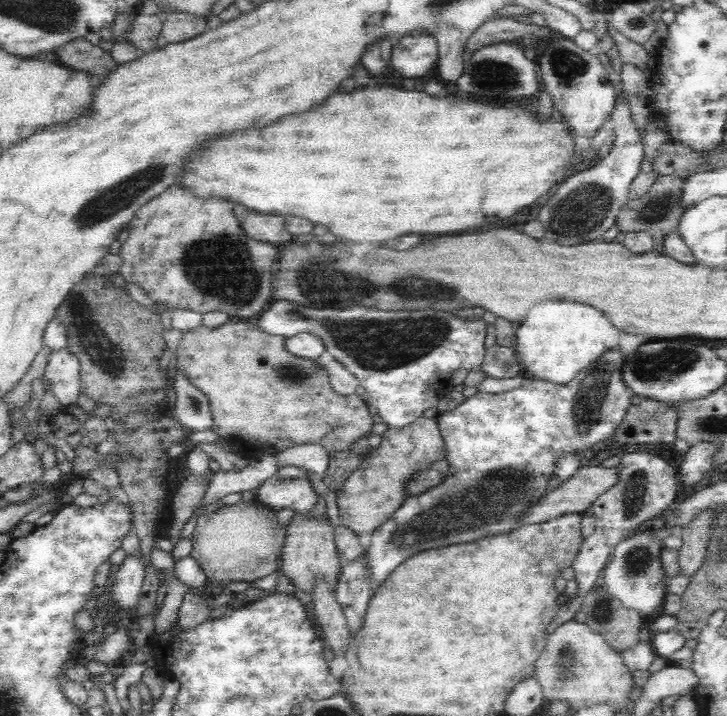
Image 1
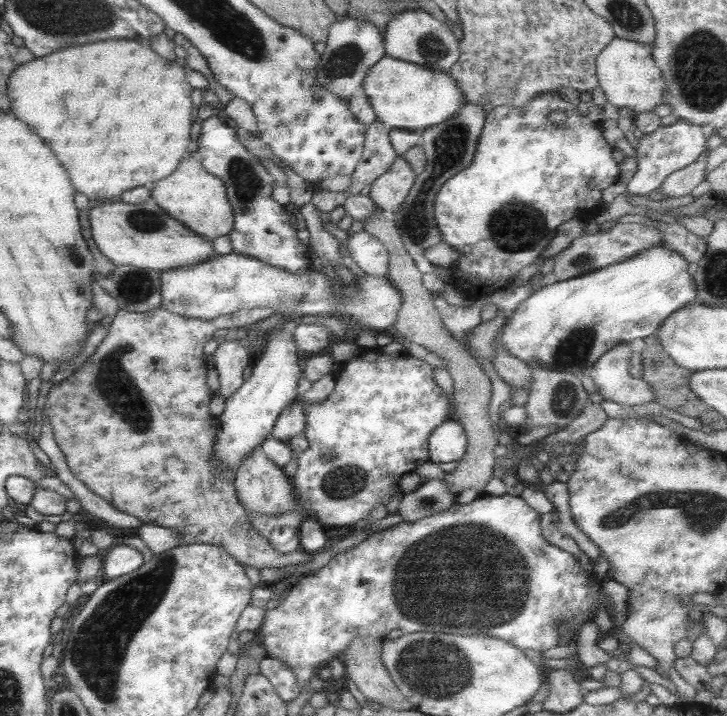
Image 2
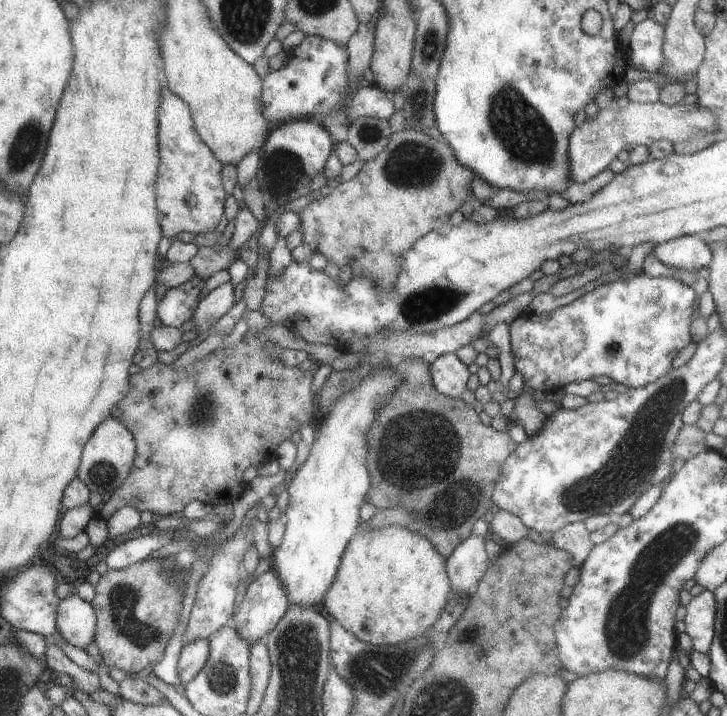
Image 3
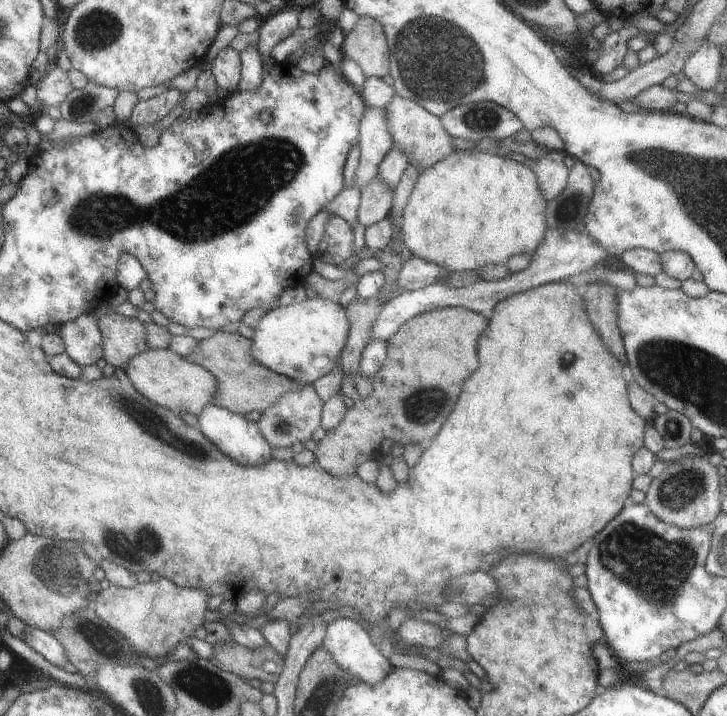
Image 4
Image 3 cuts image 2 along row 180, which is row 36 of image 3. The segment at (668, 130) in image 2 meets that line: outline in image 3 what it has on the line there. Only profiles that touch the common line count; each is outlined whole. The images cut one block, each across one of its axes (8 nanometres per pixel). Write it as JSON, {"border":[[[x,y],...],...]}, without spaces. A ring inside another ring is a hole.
{"border":[[[646,18],[633,25],[626,46],[627,60],[633,68],[650,74],[660,72],[663,31],[664,26],[653,19]]]}

